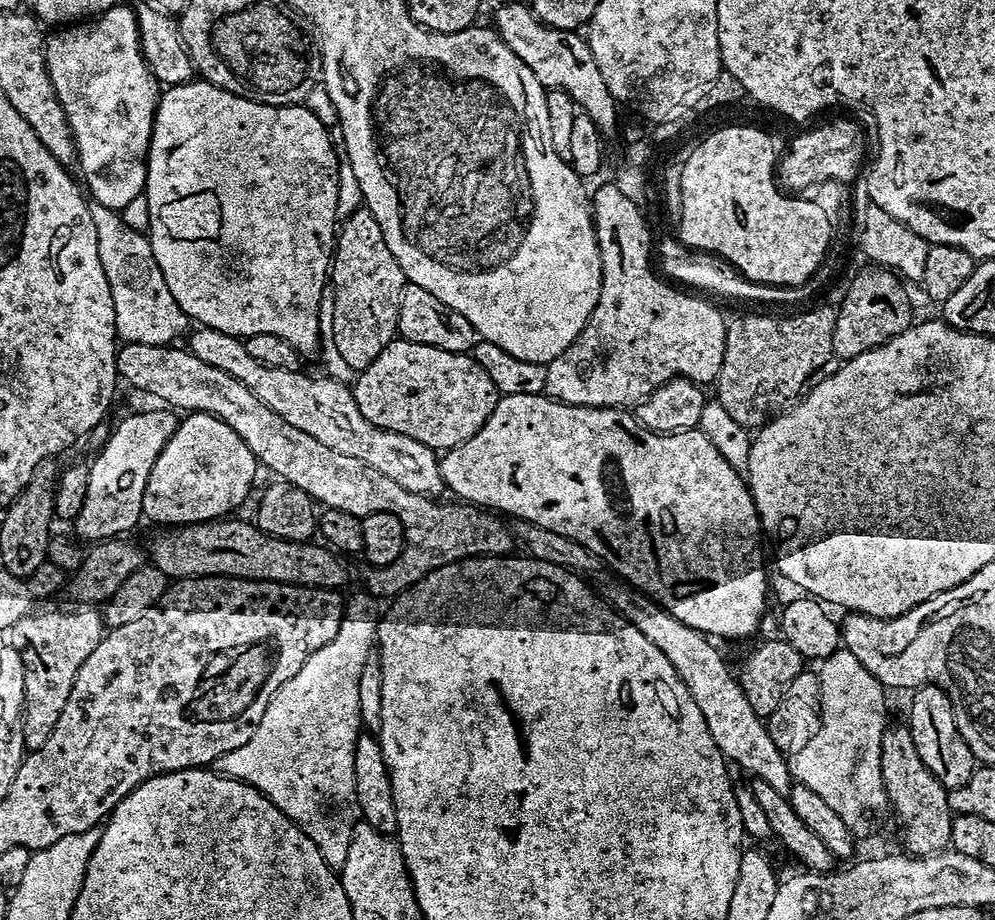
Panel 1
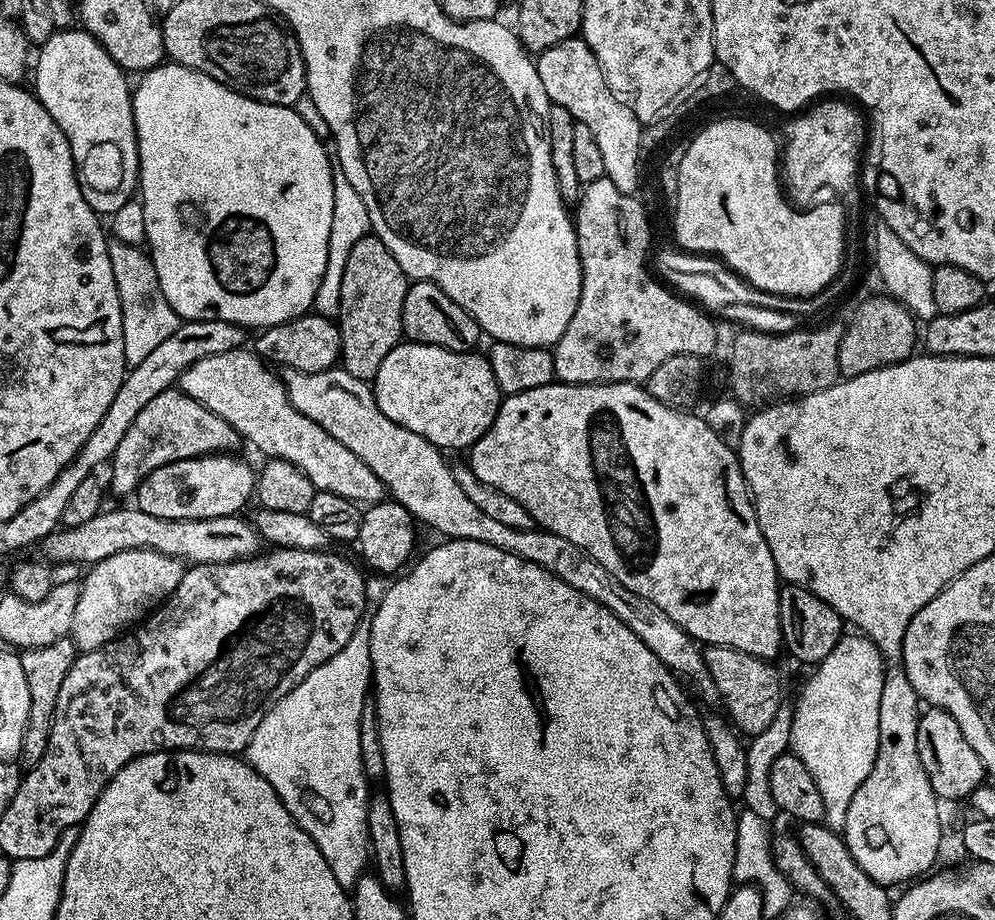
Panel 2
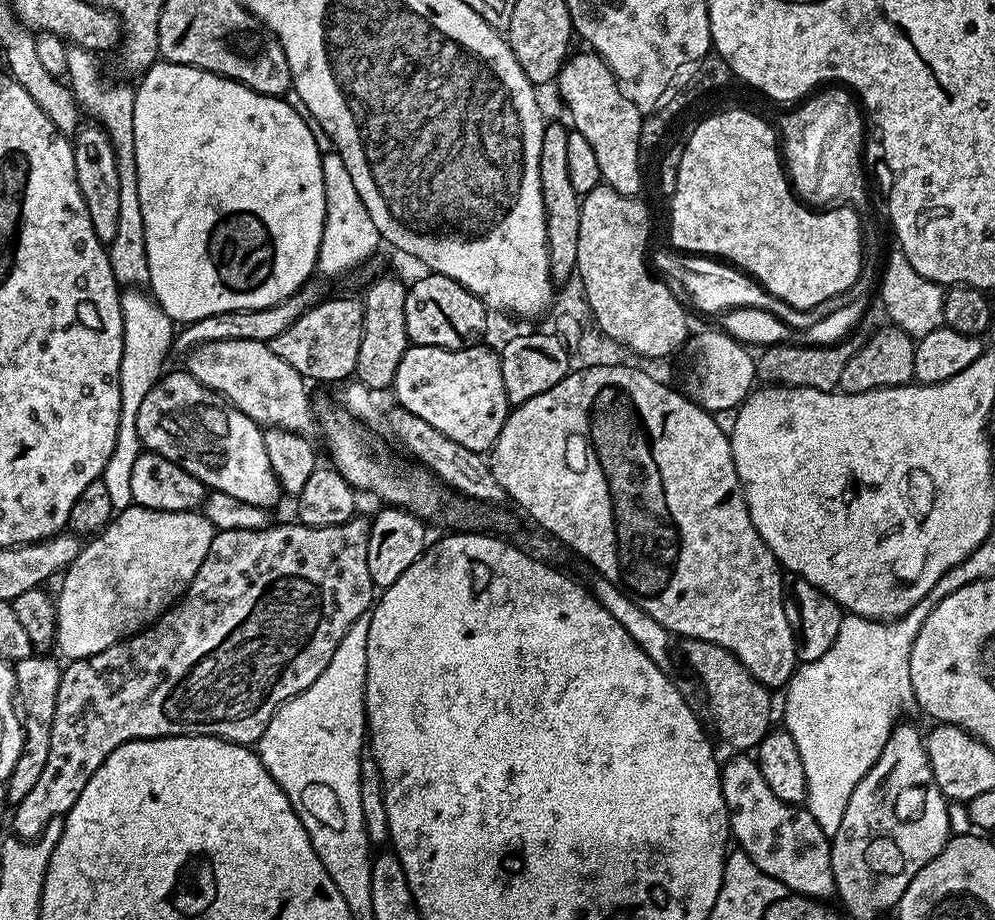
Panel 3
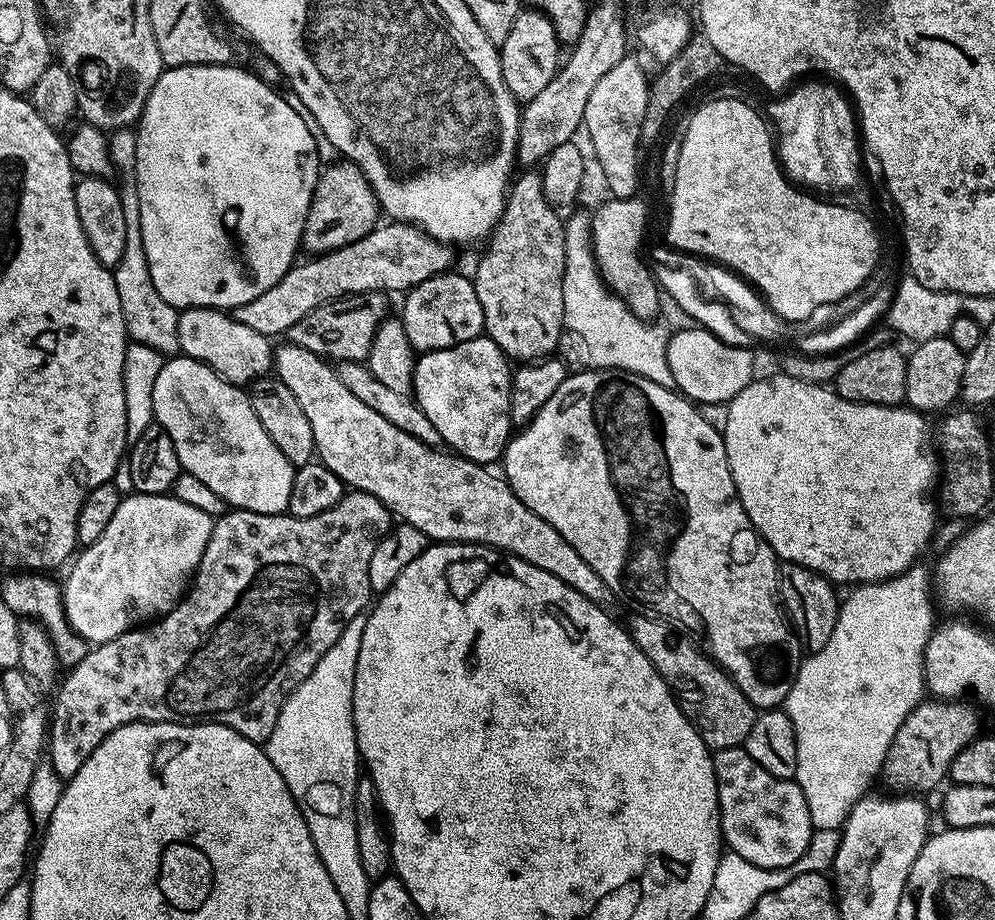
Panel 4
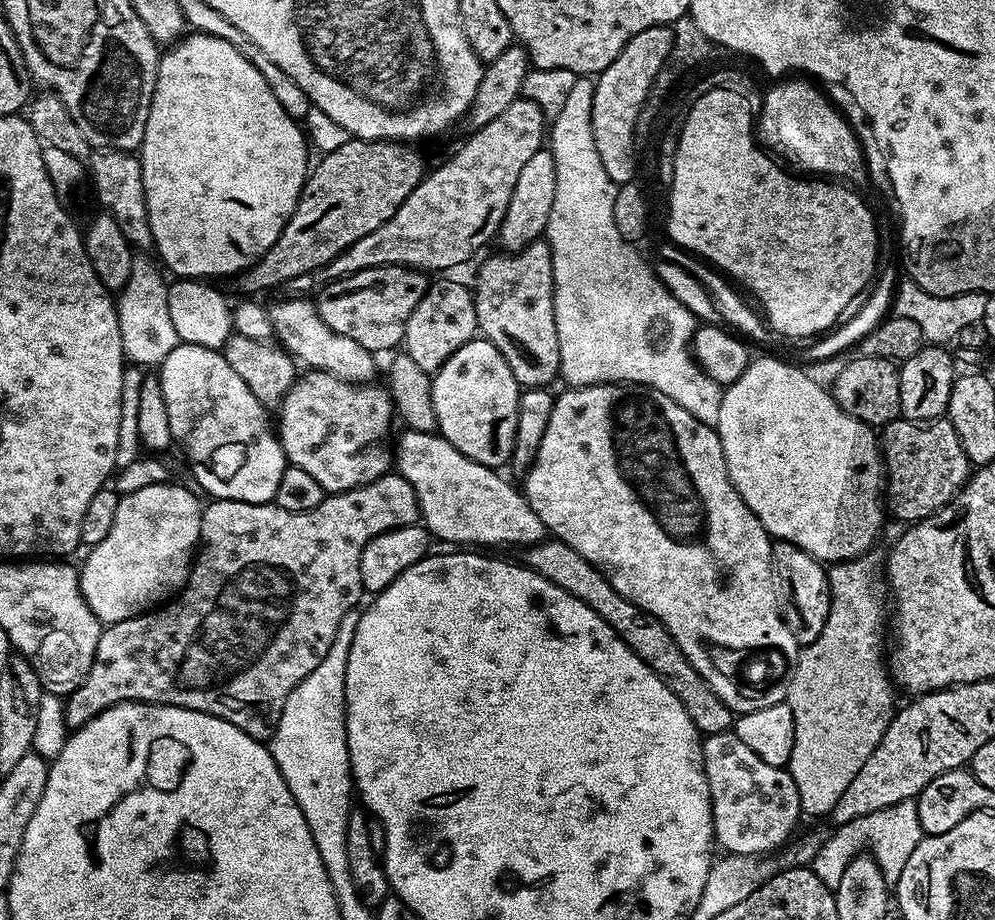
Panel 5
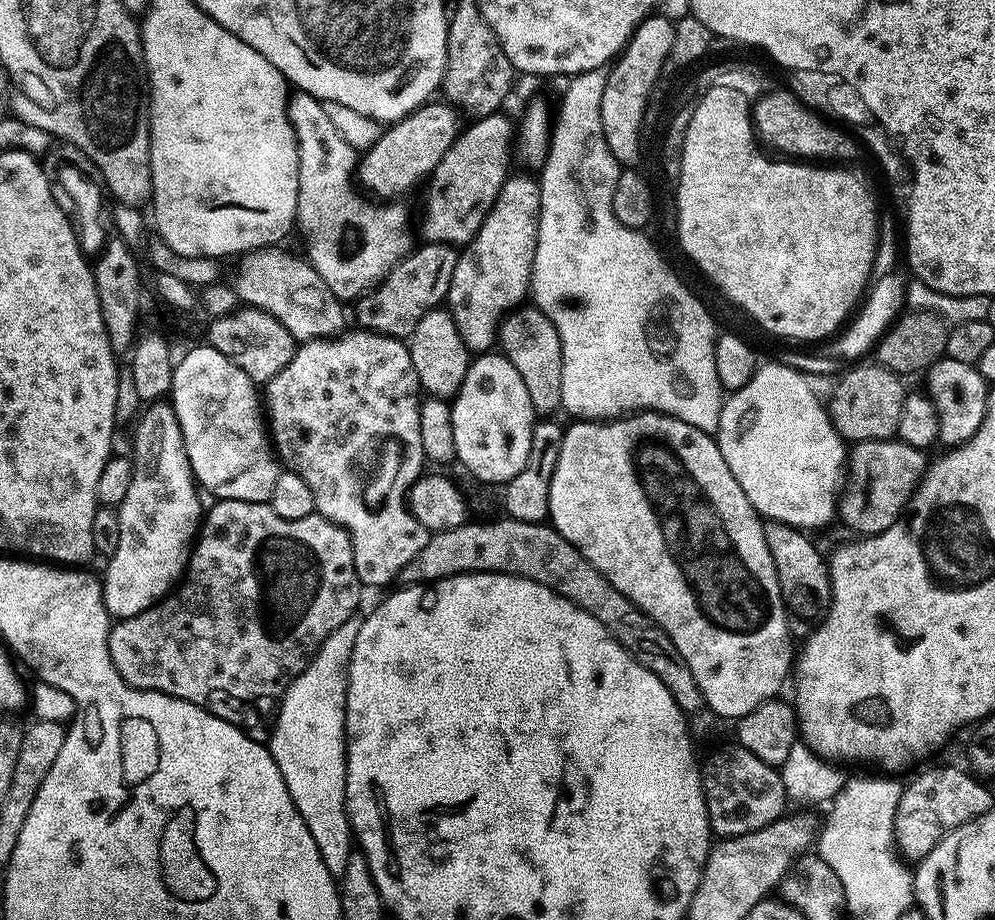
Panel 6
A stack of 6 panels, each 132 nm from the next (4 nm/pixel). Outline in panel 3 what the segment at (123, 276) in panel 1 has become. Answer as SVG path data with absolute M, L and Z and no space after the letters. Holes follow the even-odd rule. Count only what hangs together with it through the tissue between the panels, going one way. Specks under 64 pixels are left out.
M130 288L123 291L120 298L120 309L123 310L123 346L119 366L119 428L114 452L101 476L101 479L106 482L106 490L109 491L111 506L115 511L133 505L131 471L134 470L134 462L142 451L137 430L138 411L142 407L143 399L150 394L150 390L163 376L164 362L169 352L171 354L175 341L174 322L162 311L155 299L144 292Z

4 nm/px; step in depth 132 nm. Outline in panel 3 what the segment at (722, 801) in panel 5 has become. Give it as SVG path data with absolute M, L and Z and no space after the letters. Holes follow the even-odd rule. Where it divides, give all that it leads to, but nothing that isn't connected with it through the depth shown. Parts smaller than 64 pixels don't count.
M732 754L727 761L723 761L720 769L720 785L722 798L726 802L728 811L728 826L730 836L738 843L739 851L745 852L762 870L762 874L770 874L770 878L778 878L785 889L791 890L798 896L810 896L814 900L827 901L836 896L836 883L832 873L832 845L830 838L822 834L818 822L814 822L814 814L808 812L807 807L787 804L782 798L774 795L766 778L762 778L762 770L756 765L755 759L748 754Z

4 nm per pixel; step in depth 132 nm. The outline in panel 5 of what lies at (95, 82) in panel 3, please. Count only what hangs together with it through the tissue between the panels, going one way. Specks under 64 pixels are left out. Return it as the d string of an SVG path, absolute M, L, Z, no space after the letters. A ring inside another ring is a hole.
M144 256L132 261L130 279L117 297L119 333L125 359L136 366L157 367L169 357L170 352L180 343L178 332L170 317L168 284L157 268Z

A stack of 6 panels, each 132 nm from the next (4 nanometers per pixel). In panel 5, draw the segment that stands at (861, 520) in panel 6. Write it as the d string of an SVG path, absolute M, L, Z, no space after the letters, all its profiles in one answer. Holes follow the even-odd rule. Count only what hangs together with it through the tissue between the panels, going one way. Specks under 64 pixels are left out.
M947 418L917 422L914 420L891 420L883 425L878 439L882 445L882 455L886 469L886 508L904 522L915 522L932 516L940 508L945 508L970 475L970 465L966 458L966 450L962 450L962 442Z

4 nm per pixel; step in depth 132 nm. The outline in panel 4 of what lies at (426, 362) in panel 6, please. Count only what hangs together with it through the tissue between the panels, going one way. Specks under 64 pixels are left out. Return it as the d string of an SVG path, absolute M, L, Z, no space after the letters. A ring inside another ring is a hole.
M456 270L441 272L426 282L415 284L408 289L403 300L402 319L406 338L410 338L417 353L452 348L484 332L482 302L478 302L476 287L472 285L467 275L459 276Z

